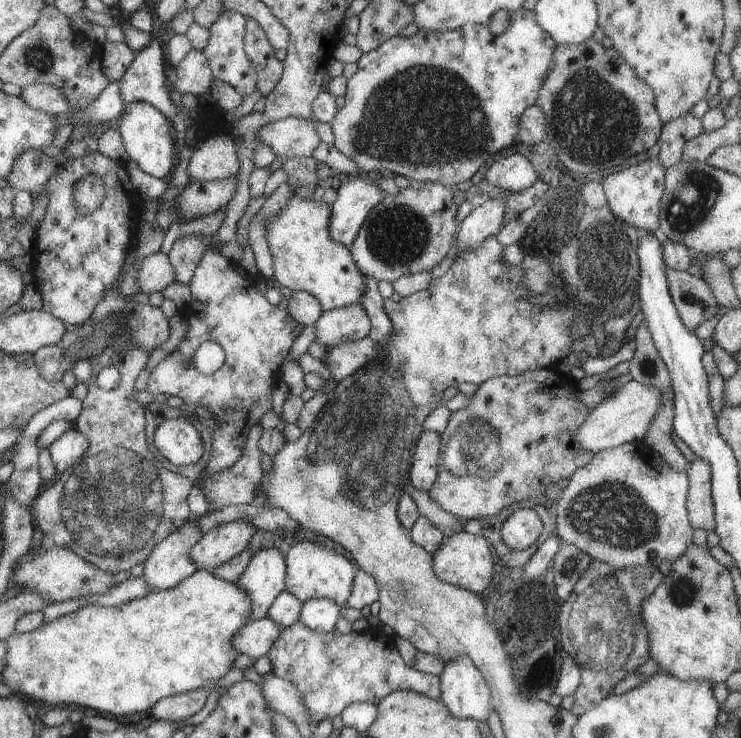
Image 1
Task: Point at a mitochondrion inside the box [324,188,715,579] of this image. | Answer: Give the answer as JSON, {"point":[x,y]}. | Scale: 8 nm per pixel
{"point":[612,516]}

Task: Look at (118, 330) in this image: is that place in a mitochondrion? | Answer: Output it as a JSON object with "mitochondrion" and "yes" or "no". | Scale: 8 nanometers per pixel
{"mitochondrion":"yes"}

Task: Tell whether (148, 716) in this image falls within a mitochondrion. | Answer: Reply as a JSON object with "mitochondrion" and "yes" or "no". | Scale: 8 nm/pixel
{"mitochondrion":"no"}

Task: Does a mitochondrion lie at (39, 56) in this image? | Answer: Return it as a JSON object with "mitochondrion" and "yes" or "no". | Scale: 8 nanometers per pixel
{"mitochondrion":"yes"}

